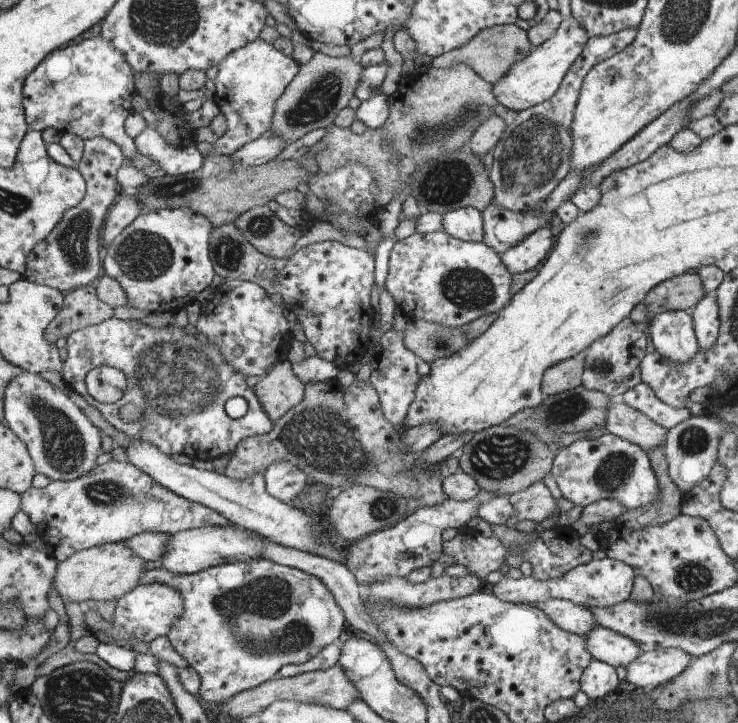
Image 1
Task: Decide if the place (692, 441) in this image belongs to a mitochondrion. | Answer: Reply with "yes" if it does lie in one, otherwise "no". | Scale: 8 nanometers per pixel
yes

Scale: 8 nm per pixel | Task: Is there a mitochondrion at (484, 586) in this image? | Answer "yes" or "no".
no

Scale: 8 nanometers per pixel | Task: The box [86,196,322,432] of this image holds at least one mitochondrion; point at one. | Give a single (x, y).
(144, 255)

